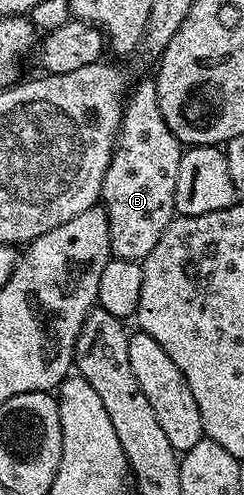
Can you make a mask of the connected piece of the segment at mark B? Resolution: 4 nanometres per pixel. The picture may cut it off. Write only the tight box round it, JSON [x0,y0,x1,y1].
[100,80,183,262]

